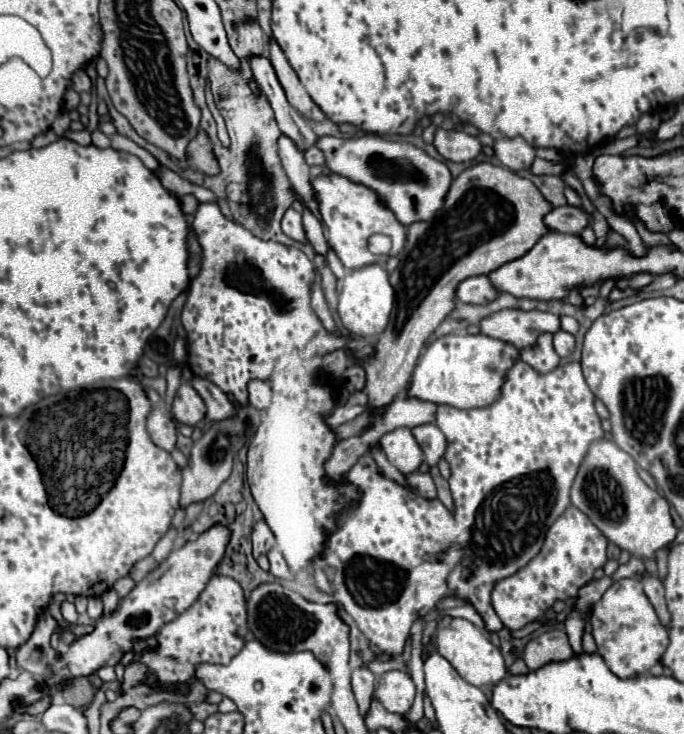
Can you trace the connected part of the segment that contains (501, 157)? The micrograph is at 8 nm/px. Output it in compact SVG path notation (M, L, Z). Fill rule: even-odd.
M503 138L503 140L497 140L493 148L495 148L497 160L513 172L529 168L535 158L535 148L523 142L523 138Z

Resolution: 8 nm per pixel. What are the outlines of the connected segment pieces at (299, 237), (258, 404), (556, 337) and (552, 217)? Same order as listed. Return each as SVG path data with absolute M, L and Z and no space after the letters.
M289 208L287 214L283 216L281 228L283 228L283 232L285 232L291 240L295 240L295 242L299 242L299 244L305 244L305 242L307 242L305 230L303 230L303 224L301 224L301 214L295 212L293 208Z
M251 380L249 382L249 404L257 410L265 410L271 402L271 386L263 380Z
M563 330L553 334L553 348L561 358L567 358L573 352L573 346L575 346L575 338L571 334L567 334Z
M561 206L561 208L553 208L549 214L545 214L543 222L551 232L579 234L585 226L589 226L589 216L581 208Z

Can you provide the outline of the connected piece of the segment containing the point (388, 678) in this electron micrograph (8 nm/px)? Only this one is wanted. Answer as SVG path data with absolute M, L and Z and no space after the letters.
M405 670L385 672L375 684L375 700L379 700L387 712L407 714L413 698L415 684Z

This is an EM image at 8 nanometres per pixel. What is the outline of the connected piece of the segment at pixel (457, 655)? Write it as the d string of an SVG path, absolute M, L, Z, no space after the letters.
M443 618L437 624L435 644L437 644L437 652L451 662L451 666L459 672L459 676L477 688L495 686L499 680L507 676L507 668L505 668L501 650L495 644L491 644L489 638L479 628L475 628L469 620Z

